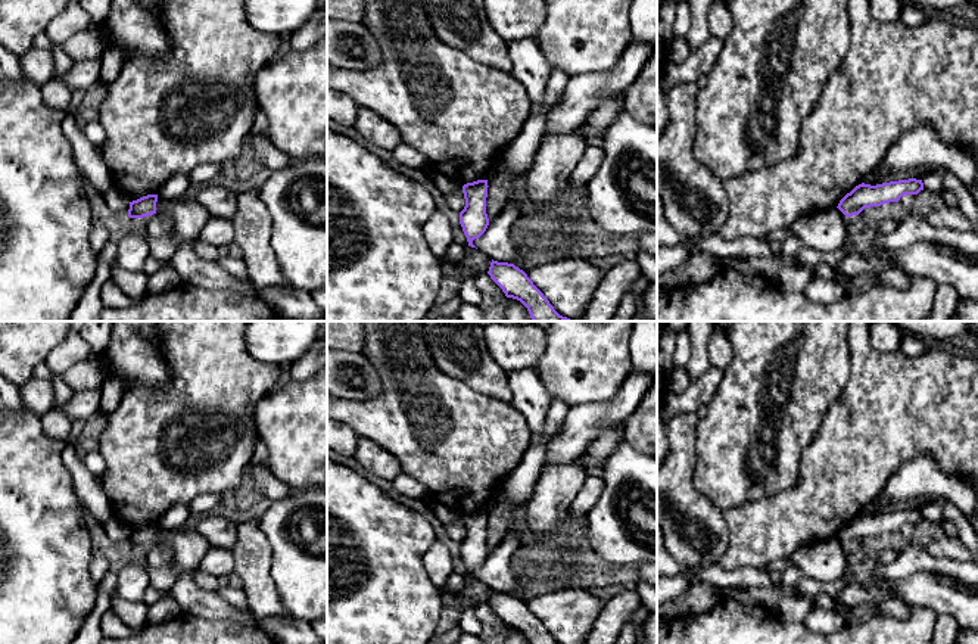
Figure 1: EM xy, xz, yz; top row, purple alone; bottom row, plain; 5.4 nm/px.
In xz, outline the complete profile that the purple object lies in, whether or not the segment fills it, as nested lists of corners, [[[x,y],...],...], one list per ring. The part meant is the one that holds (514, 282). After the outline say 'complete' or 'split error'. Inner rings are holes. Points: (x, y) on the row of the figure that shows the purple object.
[[[490,262],[488,274],[507,298],[520,301],[533,321],[574,321],[560,315],[527,274],[508,262]]] | complete

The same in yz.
[[[916,178],[890,181],[876,186],[862,183],[847,193],[837,208],[845,217],[853,217],[859,215],[865,208],[898,202],[901,196],[918,195],[921,190],[924,190],[924,183]]] | complete

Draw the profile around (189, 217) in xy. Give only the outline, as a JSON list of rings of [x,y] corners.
[[[158,196],[156,214],[168,217],[175,231],[147,240],[150,256],[165,264],[171,262],[181,237],[196,239],[212,218],[196,199],[169,200],[161,196]]]

